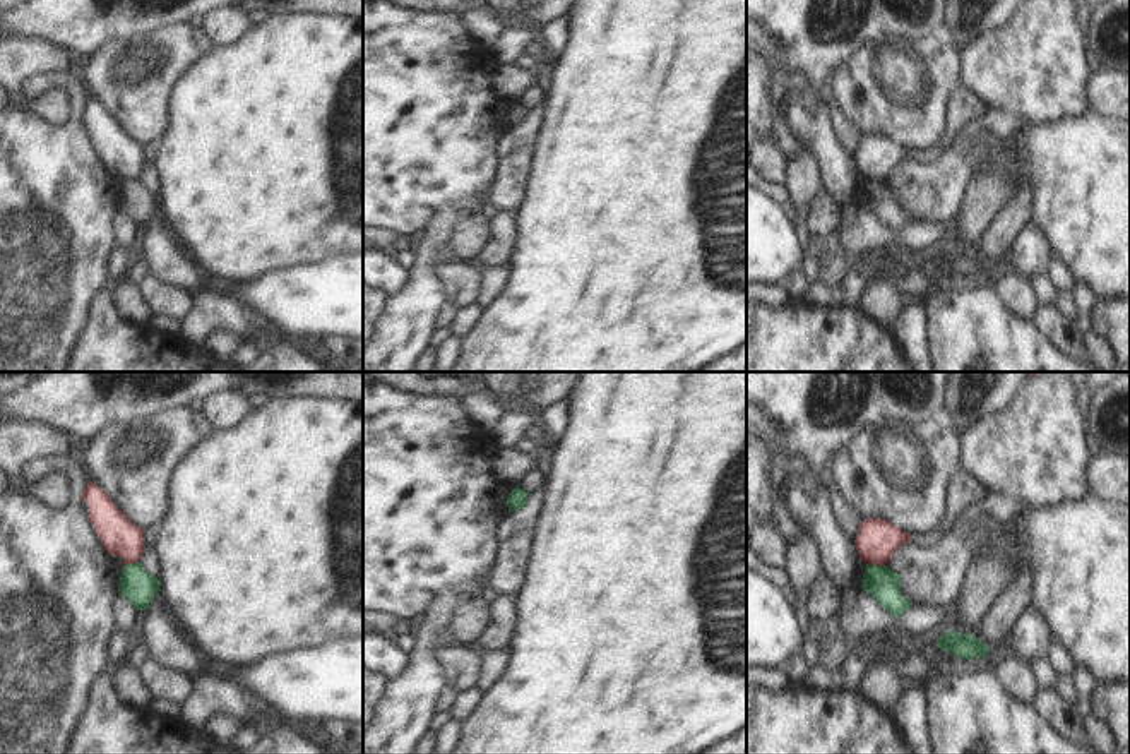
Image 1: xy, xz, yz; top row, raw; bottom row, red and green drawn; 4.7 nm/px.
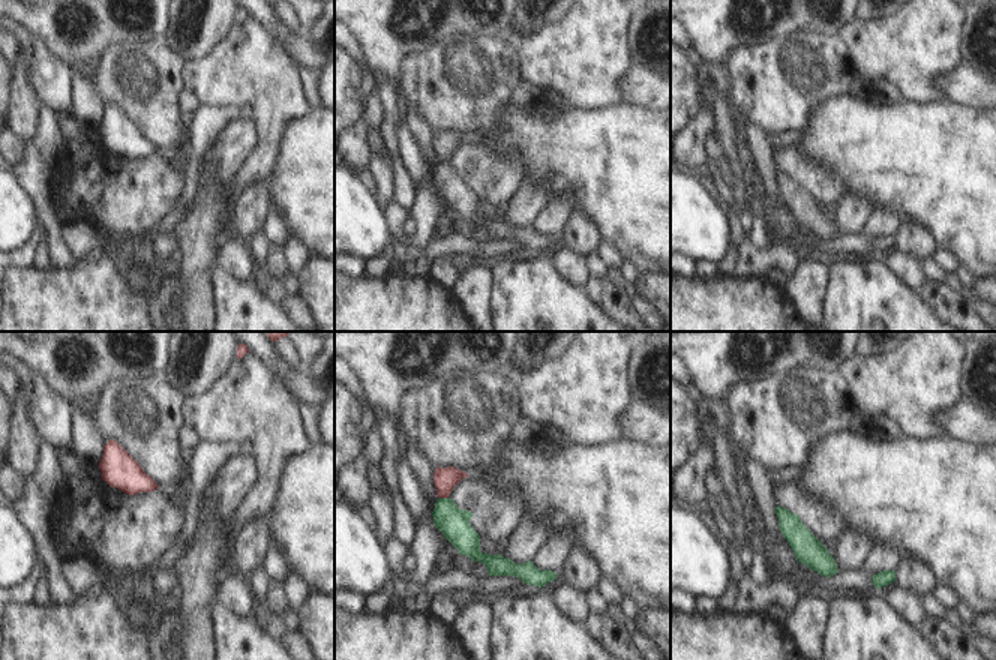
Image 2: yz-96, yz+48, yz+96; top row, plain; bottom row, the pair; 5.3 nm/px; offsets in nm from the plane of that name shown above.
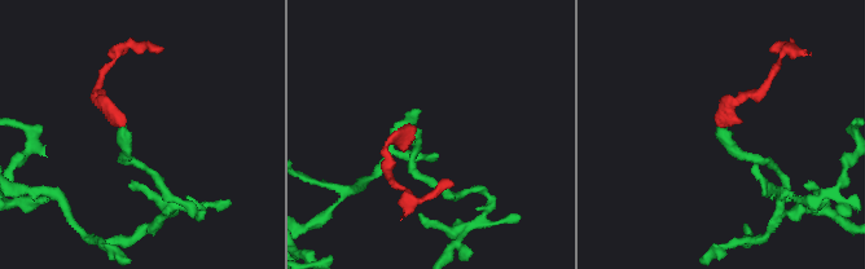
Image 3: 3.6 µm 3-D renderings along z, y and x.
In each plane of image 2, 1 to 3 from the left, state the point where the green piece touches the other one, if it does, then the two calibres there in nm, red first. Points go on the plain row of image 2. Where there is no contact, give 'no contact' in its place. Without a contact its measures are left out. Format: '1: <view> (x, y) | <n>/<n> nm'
1: no contact
2: yz+48 (443, 161) | 120/160 nm
3: no contact

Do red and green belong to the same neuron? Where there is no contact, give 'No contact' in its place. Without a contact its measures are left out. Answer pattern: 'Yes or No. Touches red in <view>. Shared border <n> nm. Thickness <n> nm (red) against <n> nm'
No. Touches red in yz. Shared border 80 nm. Thickness 200 nm (red) against 150 nm.

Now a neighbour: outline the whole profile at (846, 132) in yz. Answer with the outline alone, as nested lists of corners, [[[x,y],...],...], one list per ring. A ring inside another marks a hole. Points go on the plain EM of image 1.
[[[825,98],[825,103],[839,144],[854,158],[861,139],[858,127],[839,110],[834,98]]]

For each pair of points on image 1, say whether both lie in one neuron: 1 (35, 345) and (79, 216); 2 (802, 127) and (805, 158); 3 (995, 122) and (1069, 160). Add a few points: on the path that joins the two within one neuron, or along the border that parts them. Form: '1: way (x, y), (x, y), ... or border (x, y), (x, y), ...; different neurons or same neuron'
1: way (35, 312), (35, 261), (47, 249); same neuron
2: border (800, 141), (810, 149), (822, 179); different neurons
3: border (1028, 122), (1012, 137); different neurons

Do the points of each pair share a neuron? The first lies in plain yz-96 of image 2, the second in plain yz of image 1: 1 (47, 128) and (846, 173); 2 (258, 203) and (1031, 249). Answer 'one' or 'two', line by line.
1: two
2: one

